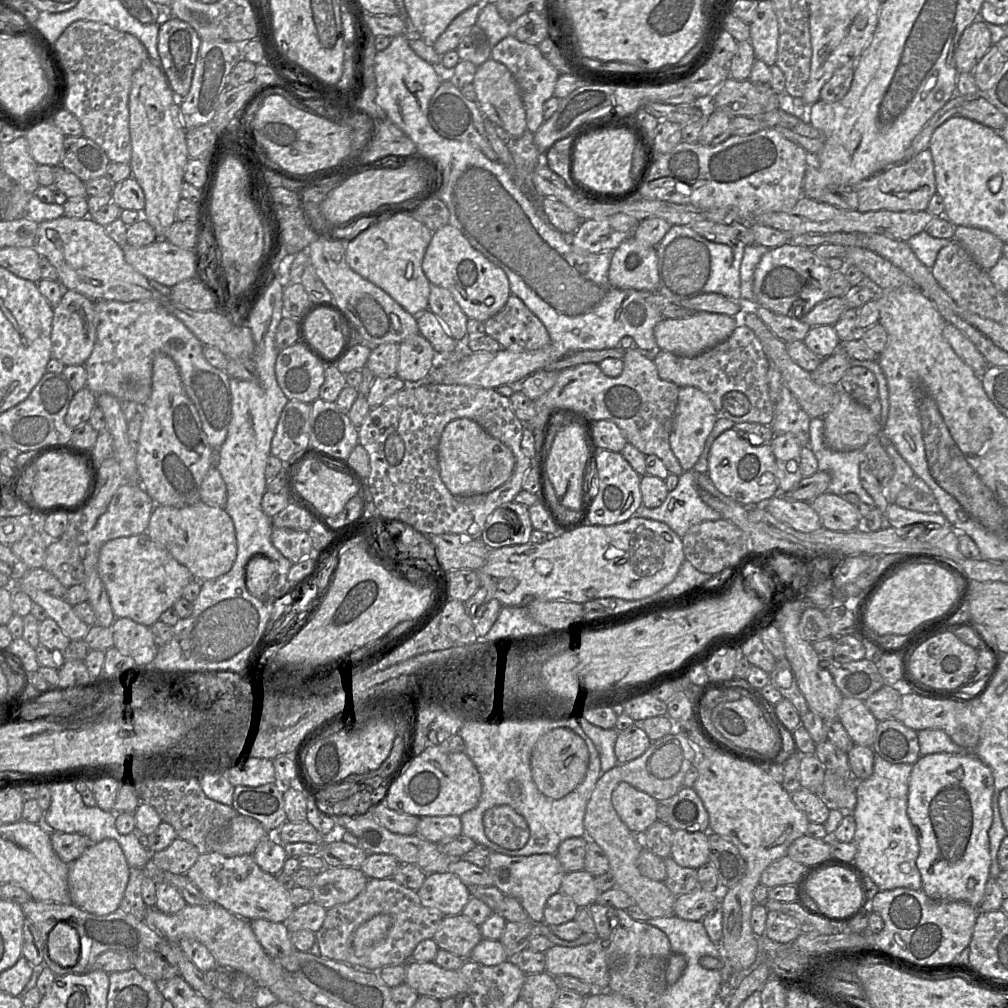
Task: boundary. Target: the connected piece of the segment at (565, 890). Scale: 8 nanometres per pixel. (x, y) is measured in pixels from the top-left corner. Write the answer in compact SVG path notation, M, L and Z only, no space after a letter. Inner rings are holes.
M585 870L566 873L560 892L571 897L580 908L588 908L597 903L601 895L596 888L595 877Z

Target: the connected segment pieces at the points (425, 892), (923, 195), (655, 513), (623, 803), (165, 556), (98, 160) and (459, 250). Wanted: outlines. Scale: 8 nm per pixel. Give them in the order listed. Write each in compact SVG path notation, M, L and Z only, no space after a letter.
M450 872L427 873L424 883L417 893L424 906L437 909L444 916L460 915L471 898L468 886Z
M926 148L913 157L872 175L853 187L858 197L859 212L875 210L924 211L936 193L934 164L931 151Z
M690 470L679 476L677 487L668 492L659 507L648 508L642 504L632 517L663 522L682 538L693 525L719 520L722 515L702 500L696 489L696 474Z
M620 782L611 801L620 820L636 834L643 834L658 820L658 801L629 783Z
M147 532L105 543L99 553L98 567L115 618L129 618L147 627L156 623L167 609L174 607L184 588L193 580L188 568L158 546Z
M84 135L65 136L61 166L83 182L105 175L110 162L105 152L91 139Z
M451 224L433 232L422 268L431 284L443 287L452 294L468 319L484 323L502 310L511 295L506 273L475 249L461 231Z

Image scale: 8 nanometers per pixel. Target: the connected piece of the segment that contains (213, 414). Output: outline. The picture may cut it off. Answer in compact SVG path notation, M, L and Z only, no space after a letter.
M93 301L97 330L93 351L84 364L86 387L96 398L107 393L121 401L133 401L144 406L151 394L153 358L156 353L163 352L176 363L184 390L199 413L209 444L212 448L220 448L231 419L230 377L225 370L213 367L206 360L204 344L182 321L155 301Z

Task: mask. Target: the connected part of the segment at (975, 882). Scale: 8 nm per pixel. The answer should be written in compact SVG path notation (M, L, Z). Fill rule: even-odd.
M933 753L921 756L913 764L908 793L908 817L916 830L919 855L916 860L922 890L936 901L969 902L979 906L990 879L989 829L993 820L994 777L991 768L973 753Z

